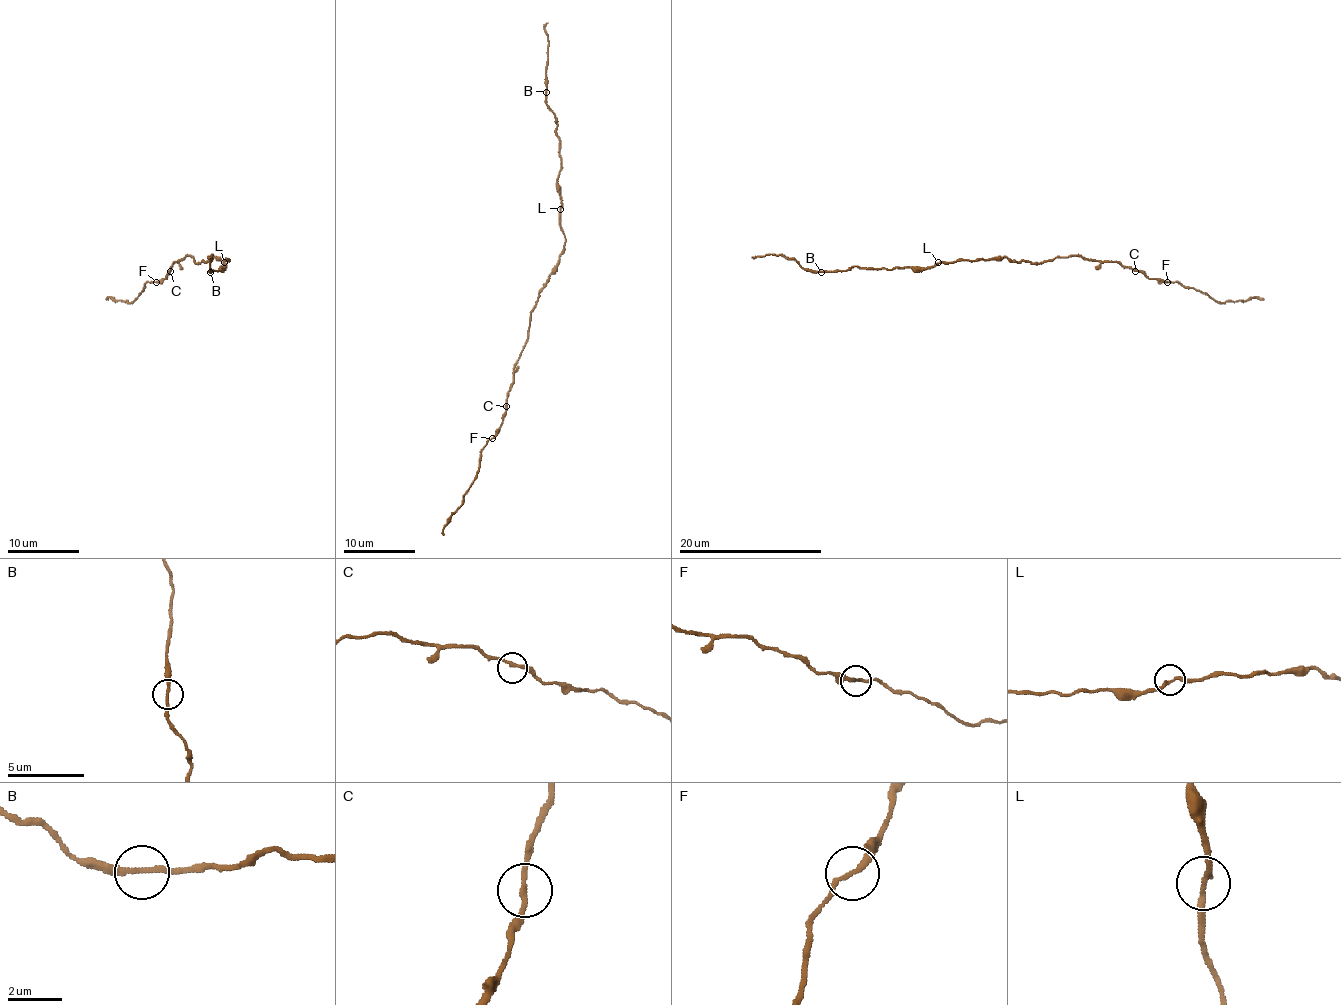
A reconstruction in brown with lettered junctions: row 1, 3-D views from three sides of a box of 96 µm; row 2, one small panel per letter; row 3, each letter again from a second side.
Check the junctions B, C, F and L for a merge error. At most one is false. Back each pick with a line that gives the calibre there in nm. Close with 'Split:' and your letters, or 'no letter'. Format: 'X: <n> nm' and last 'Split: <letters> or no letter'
Split: no letter

